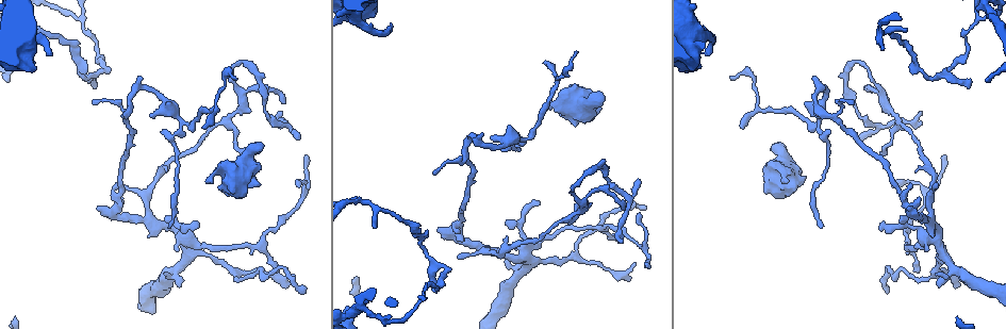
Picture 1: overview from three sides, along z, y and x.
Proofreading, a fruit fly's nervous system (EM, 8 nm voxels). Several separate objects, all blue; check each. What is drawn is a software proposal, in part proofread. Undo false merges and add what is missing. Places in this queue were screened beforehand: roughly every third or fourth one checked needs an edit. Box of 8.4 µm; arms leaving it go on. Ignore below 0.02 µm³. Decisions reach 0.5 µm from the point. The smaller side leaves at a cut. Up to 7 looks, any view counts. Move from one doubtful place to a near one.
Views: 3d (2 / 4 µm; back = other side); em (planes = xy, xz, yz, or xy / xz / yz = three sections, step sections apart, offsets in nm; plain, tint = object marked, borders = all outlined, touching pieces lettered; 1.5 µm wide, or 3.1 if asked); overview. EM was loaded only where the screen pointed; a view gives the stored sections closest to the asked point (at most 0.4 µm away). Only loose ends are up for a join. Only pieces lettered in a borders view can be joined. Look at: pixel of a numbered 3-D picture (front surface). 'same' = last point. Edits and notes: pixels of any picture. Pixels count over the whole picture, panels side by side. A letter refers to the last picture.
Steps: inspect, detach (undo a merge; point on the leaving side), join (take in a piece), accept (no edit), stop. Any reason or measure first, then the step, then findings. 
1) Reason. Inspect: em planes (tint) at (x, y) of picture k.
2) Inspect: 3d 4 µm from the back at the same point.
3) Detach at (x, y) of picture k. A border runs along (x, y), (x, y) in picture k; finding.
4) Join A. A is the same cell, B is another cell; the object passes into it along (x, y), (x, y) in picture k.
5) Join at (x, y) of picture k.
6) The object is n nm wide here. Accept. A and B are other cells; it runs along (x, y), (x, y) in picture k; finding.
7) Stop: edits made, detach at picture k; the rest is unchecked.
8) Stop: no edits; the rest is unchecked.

Abrupt turn. Inspect: 3d 4 µm at (445, 268) of picture 1.

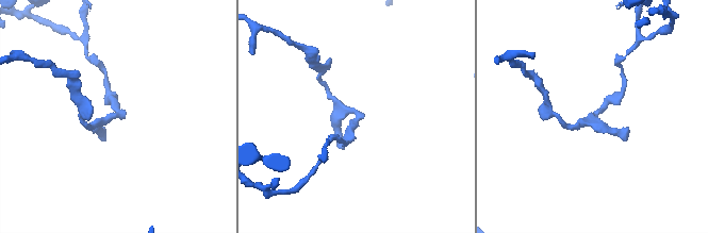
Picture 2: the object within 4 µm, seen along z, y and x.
Now the EM. Inspect: em planes (tint) at (595, 112) of picture 2.

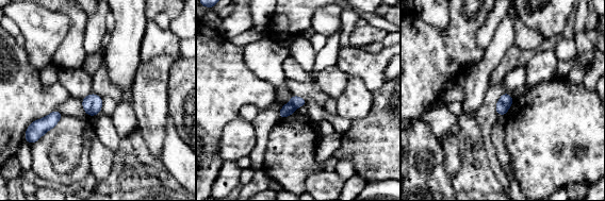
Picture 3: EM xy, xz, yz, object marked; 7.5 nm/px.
See the neighbours. Inspect: em planes (borders) at the same point.

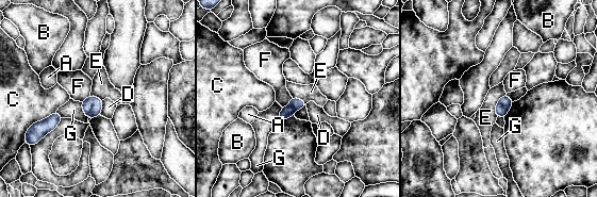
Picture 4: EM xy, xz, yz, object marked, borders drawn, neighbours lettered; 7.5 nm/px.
Detach at (296, 103) of picture 4. A, B, C, D, E, F and G are other cells; a border runs along (288, 104), (295, 110) in picture 4; a second neuron is stuck on.

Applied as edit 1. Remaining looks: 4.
Inspect: 3d 2 µm at (788, 179) of picture 1.

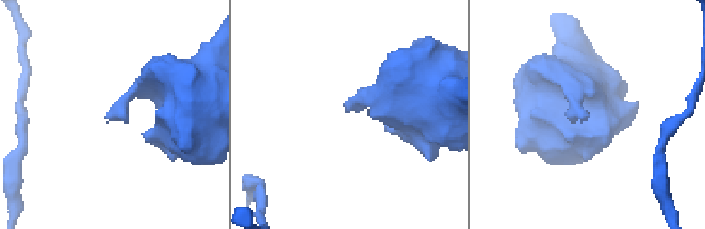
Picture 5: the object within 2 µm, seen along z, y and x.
Need the tissue. Inspect: em planes (borders) at (110, 112) of picture 5.

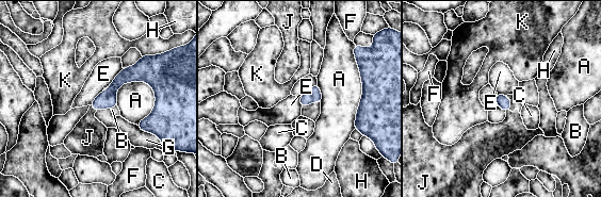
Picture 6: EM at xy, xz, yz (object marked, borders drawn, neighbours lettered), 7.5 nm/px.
Join J. J is the same cell, A, B, C, D, E, F, G, H and K are other cells; the object passes into it along (108, 99), (93, 107), (87, 137) in picture 6; it goes on there.

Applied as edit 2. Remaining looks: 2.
Inspect: em planes (borders) at (888, 292) of picture 1.

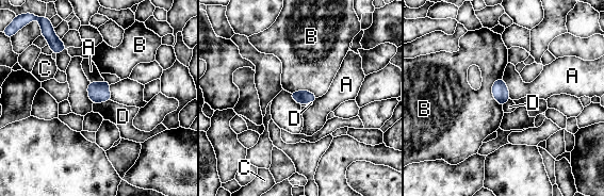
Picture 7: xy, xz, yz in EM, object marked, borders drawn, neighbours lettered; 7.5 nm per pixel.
Accept. A, B, C and D are other cells; no lettered piece goes on from it.

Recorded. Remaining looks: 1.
Stop: edits made, detach at picture 4, join at picture 6; the rest is unchecked.

